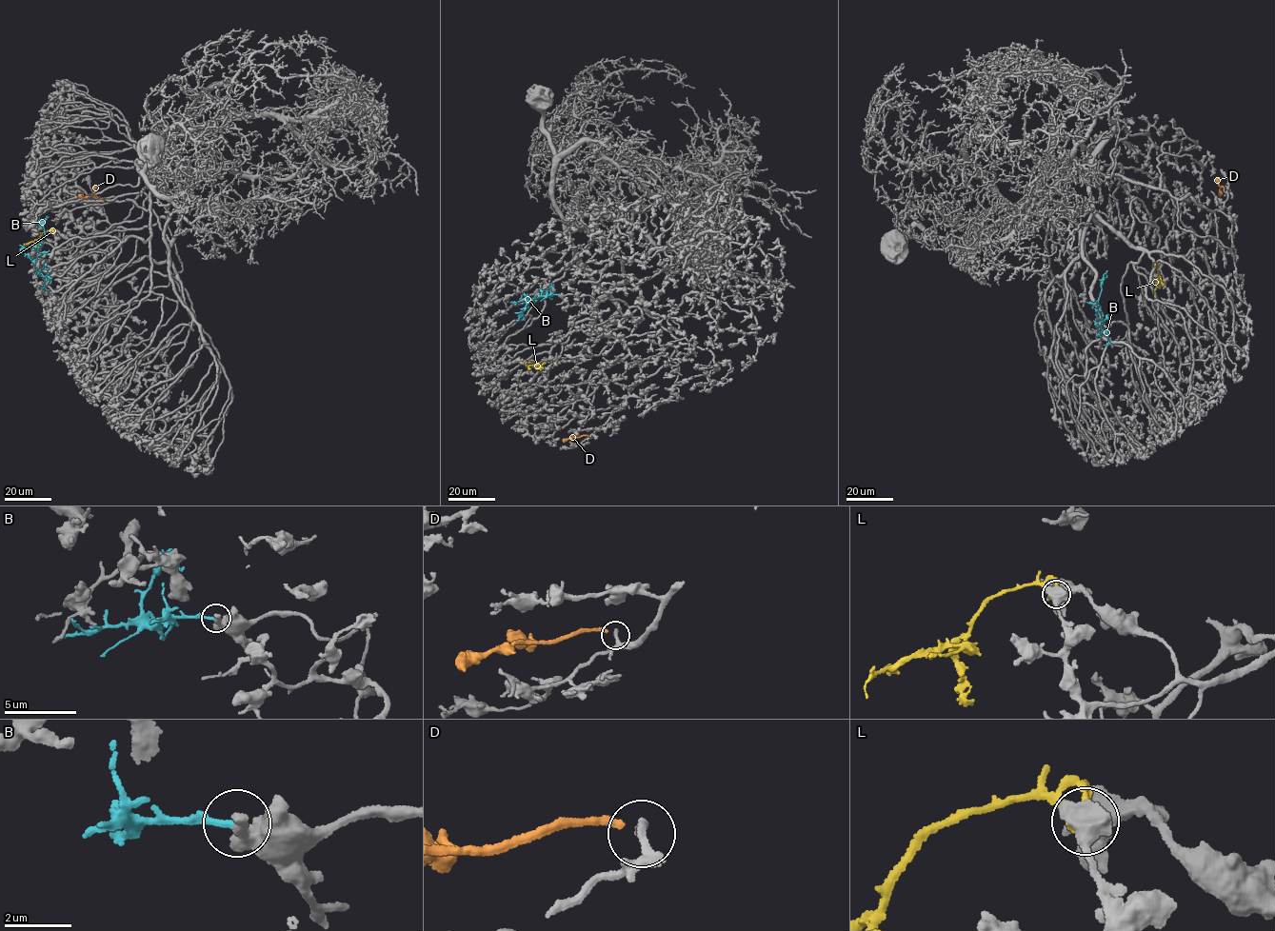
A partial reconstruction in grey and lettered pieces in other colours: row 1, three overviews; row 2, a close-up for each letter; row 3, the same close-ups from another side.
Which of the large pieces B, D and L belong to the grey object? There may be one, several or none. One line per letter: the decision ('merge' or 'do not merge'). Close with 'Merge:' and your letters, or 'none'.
B: do not merge
D: merge
L: do not merge
Merge: D

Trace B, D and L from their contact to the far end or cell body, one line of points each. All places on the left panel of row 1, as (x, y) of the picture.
B: (49, 292), (45, 287), (45, 279), (34, 266), (38, 247), (45, 235), (43, 222), (47, 215)
D: (105, 201), (95, 196), (78, 194)
L: (53, 231), (45, 231), (37, 240), (27, 244), (23, 248)

